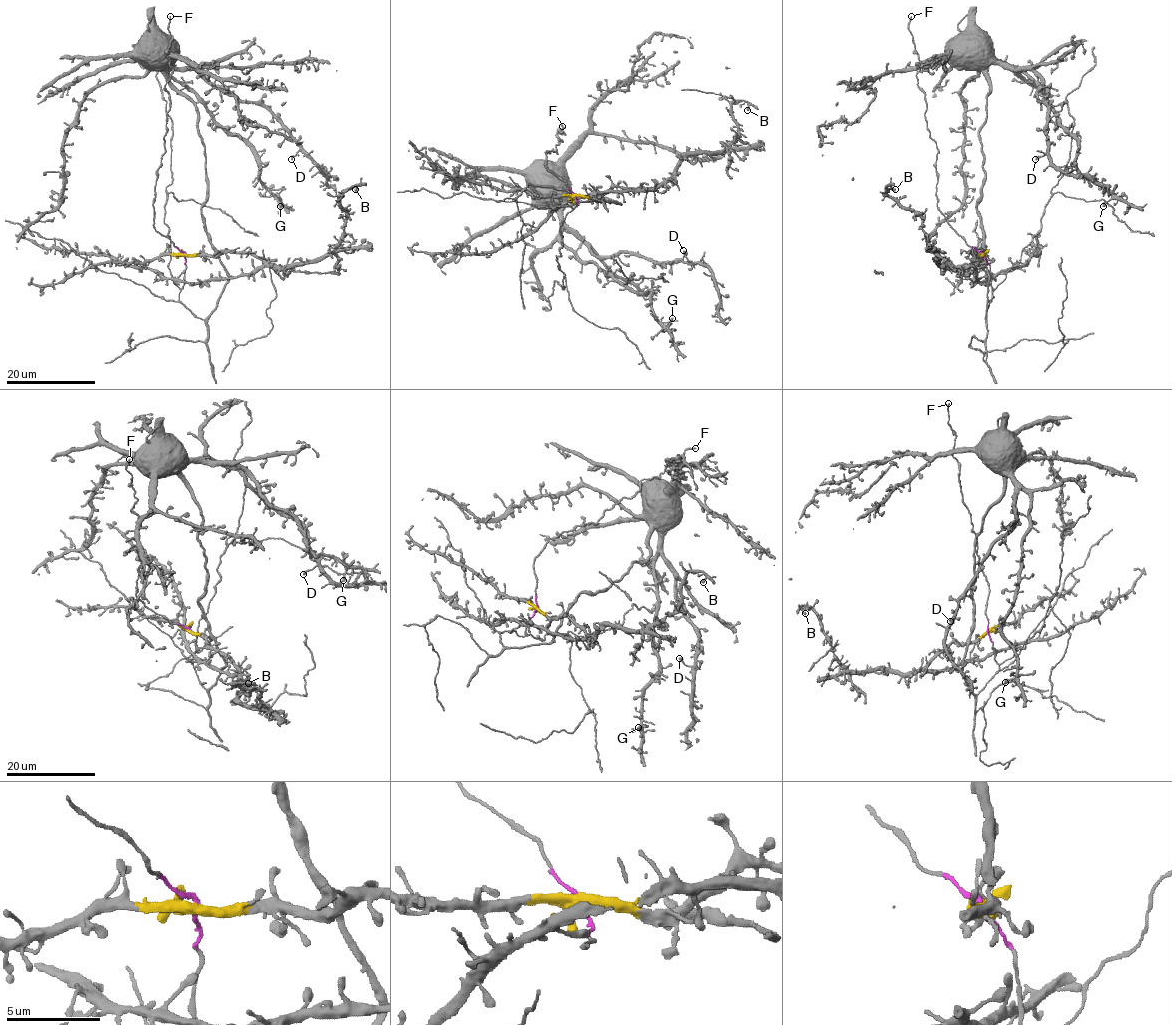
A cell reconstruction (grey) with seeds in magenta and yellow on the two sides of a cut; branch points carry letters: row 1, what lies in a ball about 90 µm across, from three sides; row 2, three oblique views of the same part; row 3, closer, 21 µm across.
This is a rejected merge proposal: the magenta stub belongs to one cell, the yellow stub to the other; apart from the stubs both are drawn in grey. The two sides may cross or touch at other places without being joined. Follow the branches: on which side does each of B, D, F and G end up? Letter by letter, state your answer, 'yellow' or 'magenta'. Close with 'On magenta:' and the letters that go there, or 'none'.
B: yellow
D: magenta
F: magenta
G: magenta
On magenta: D, F, G

